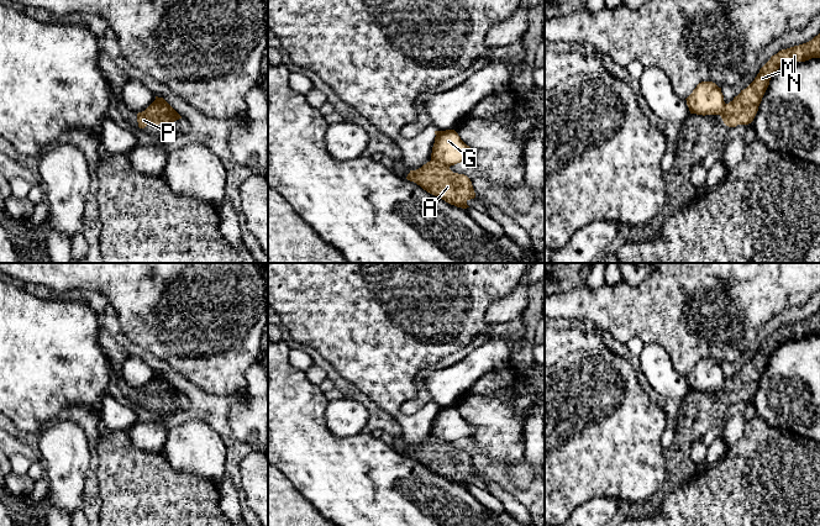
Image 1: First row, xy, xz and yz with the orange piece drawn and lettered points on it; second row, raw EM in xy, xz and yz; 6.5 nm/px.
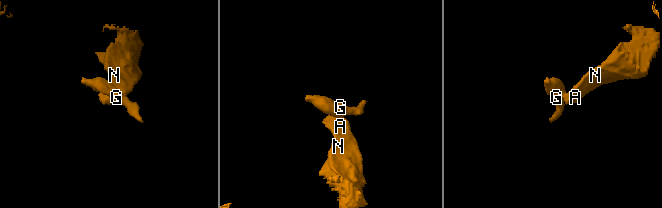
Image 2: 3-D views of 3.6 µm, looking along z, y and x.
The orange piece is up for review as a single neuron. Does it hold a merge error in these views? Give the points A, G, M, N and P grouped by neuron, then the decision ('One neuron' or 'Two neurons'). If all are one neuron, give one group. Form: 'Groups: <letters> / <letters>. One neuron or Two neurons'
Groups: A M N P / G. Two neurons

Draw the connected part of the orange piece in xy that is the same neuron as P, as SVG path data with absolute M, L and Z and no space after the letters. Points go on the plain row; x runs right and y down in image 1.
M154 377L144 388L137 390L140 405L144 405L148 400L172 400L179 395L182 395L180 391L174 390L157 377Z

